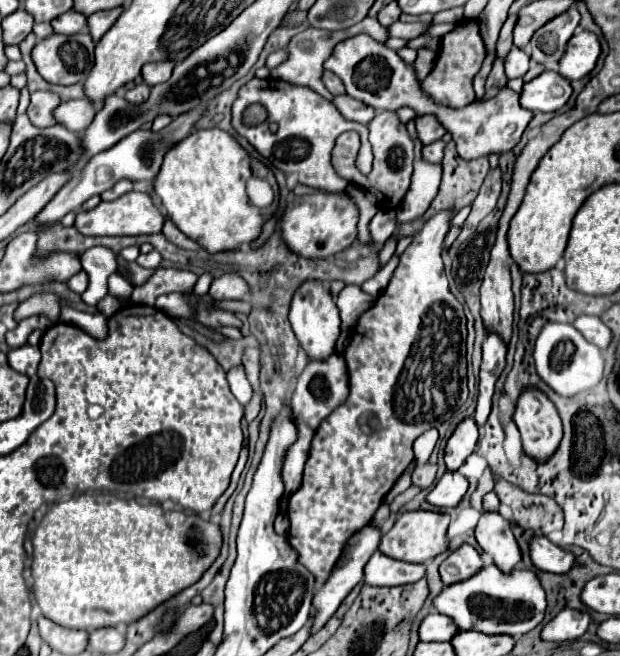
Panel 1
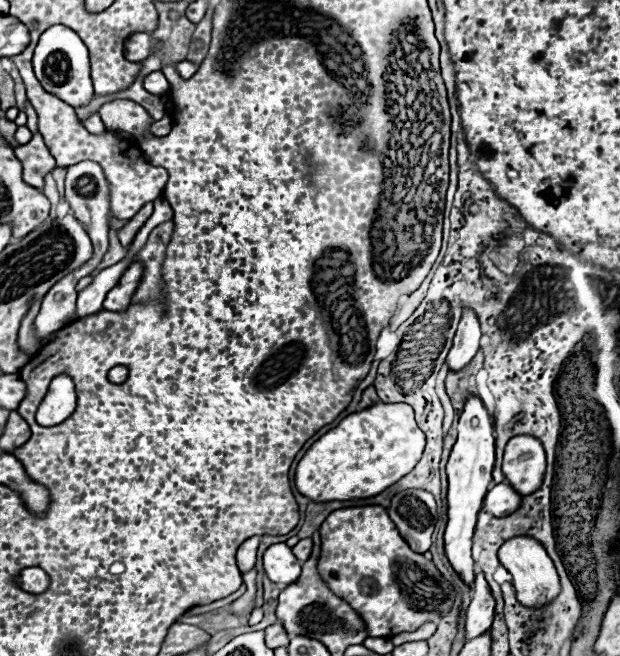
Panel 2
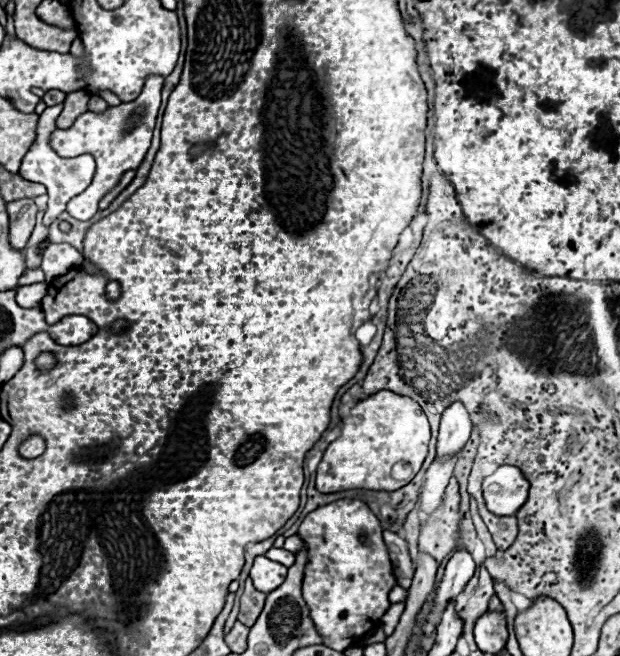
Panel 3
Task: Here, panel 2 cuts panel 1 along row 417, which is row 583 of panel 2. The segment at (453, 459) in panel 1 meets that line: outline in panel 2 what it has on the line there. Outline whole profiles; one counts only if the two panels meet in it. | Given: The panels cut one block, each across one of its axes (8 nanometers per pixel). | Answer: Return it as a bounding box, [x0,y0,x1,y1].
[444,396,496,582]

